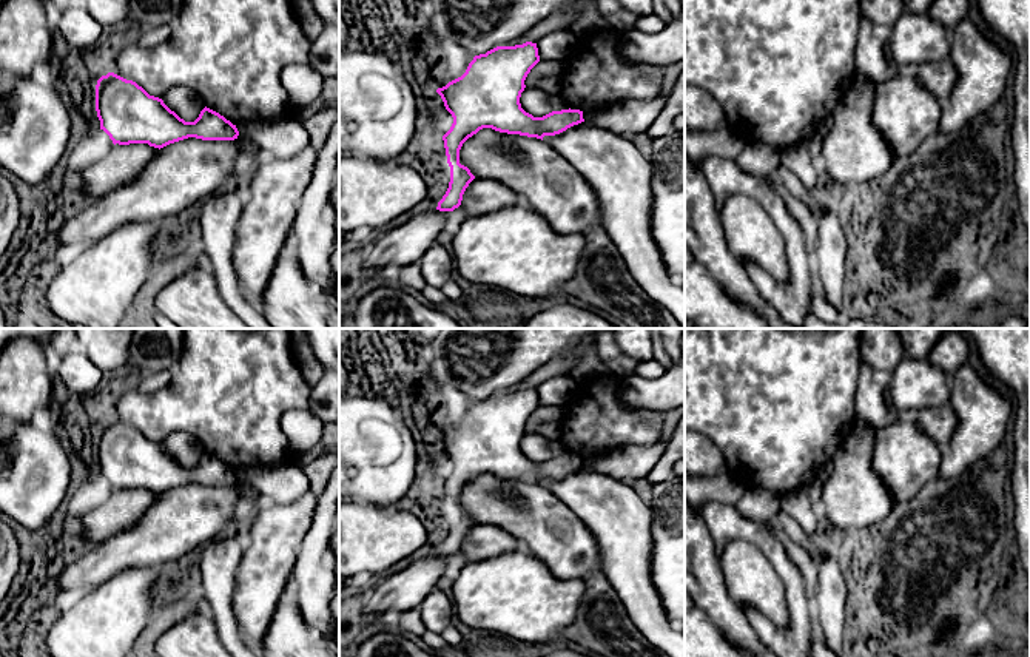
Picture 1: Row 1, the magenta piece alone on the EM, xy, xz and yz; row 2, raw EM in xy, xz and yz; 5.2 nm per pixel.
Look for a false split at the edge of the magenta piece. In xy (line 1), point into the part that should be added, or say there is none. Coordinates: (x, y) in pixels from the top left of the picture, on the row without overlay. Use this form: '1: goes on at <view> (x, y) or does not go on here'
1: does not go on here

